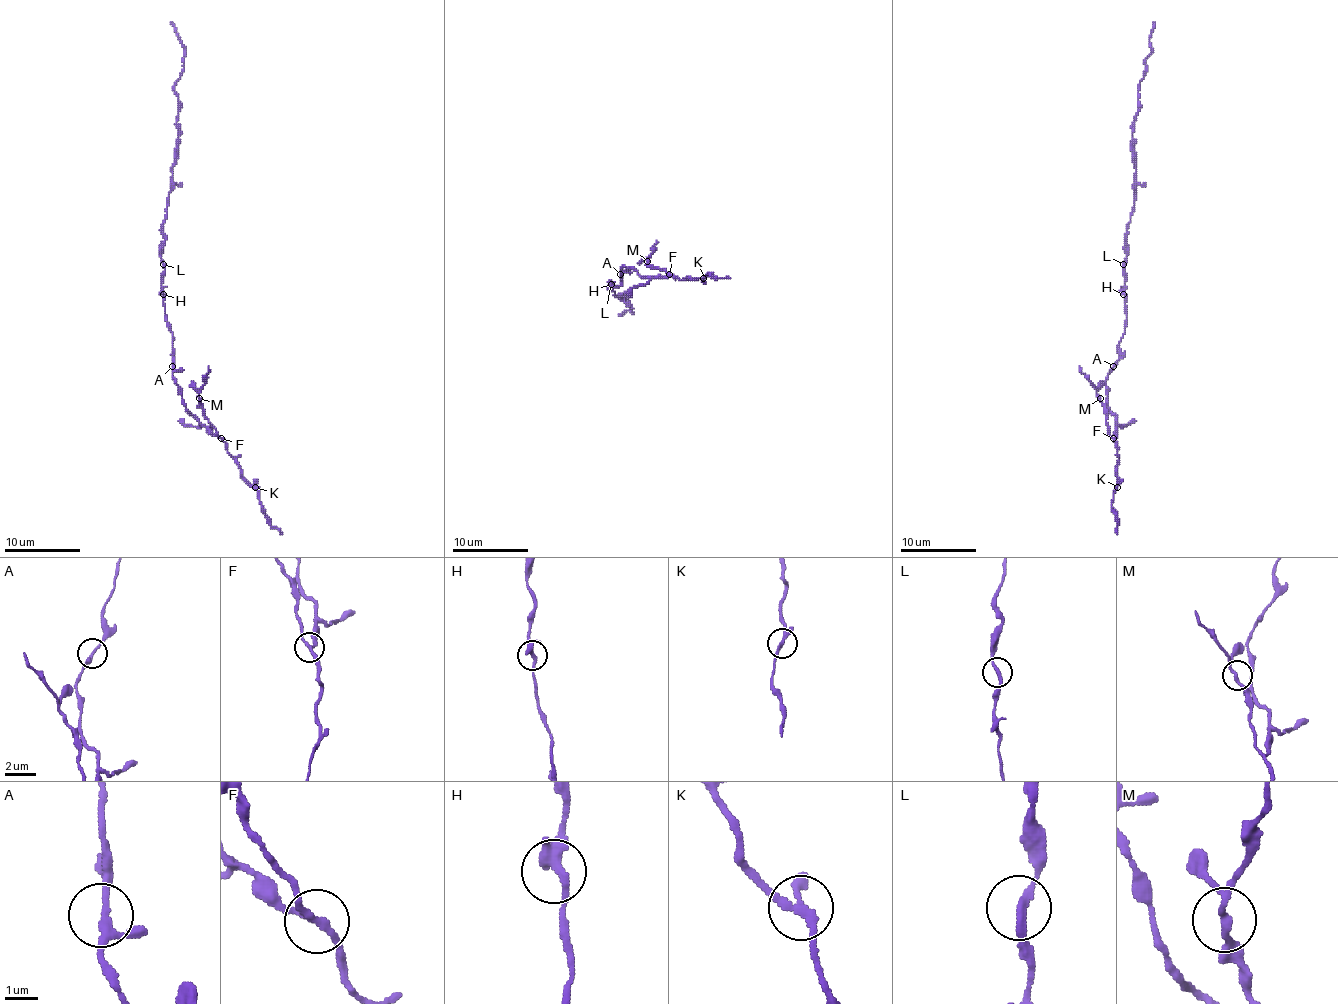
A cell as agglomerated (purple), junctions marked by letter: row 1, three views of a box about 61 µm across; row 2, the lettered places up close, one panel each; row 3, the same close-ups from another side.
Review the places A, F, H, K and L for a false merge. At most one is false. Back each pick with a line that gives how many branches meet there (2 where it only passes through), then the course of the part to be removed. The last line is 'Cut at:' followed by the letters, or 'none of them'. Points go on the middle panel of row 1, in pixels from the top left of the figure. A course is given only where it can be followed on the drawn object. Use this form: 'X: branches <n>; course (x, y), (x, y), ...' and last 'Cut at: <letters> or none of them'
F: branches 3; course (669, 274), (647, 261), (656, 240)
Cut at: F

